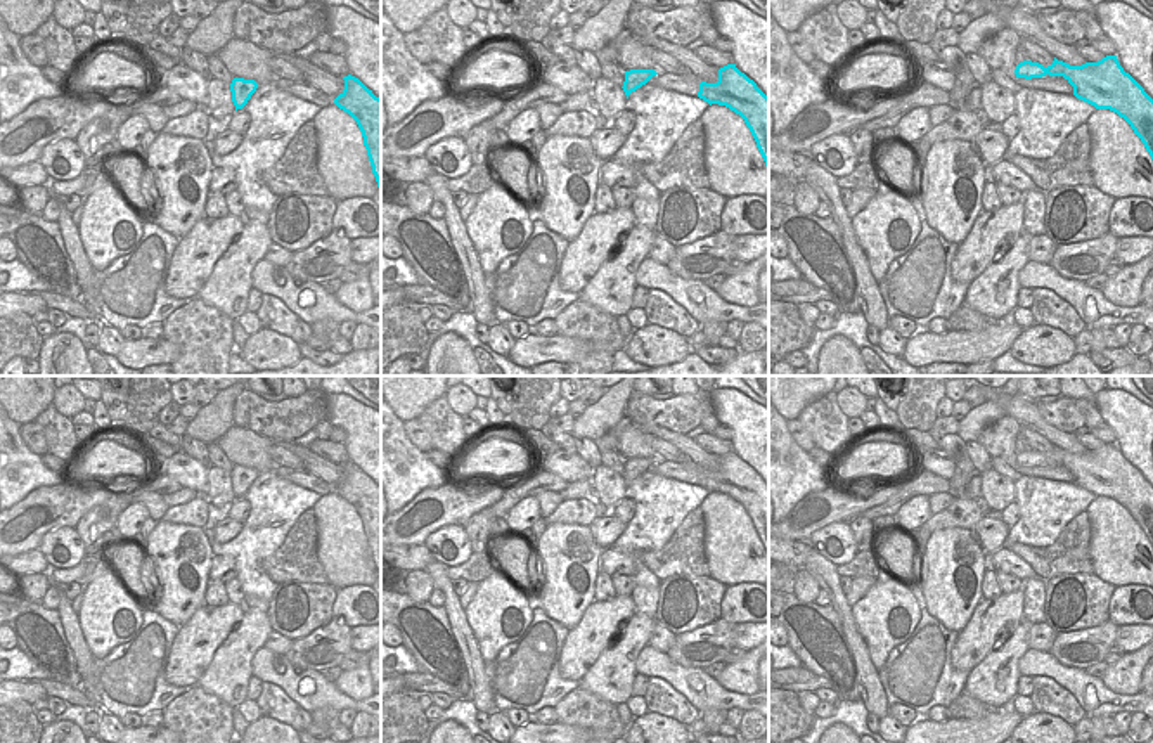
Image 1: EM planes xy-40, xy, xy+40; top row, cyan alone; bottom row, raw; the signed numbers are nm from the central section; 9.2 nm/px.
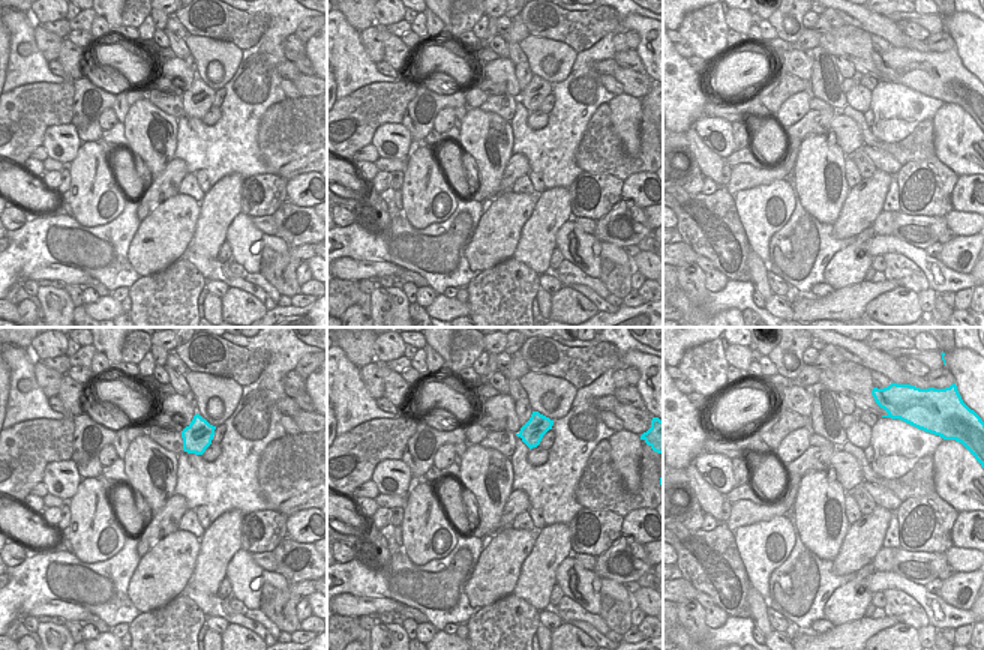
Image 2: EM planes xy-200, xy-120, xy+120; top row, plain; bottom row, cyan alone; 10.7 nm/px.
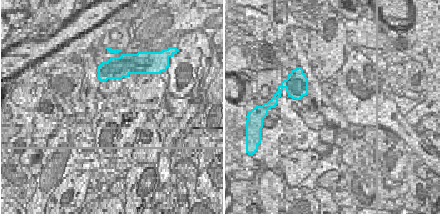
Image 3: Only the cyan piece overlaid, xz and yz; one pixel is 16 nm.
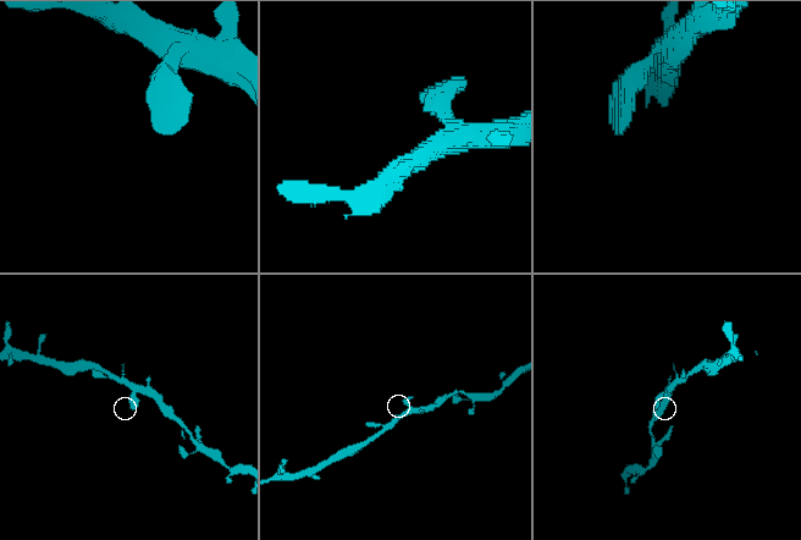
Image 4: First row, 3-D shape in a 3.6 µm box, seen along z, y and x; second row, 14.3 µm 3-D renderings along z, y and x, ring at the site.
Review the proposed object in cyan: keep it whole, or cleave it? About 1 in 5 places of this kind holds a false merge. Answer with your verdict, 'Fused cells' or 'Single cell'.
Single cell.

